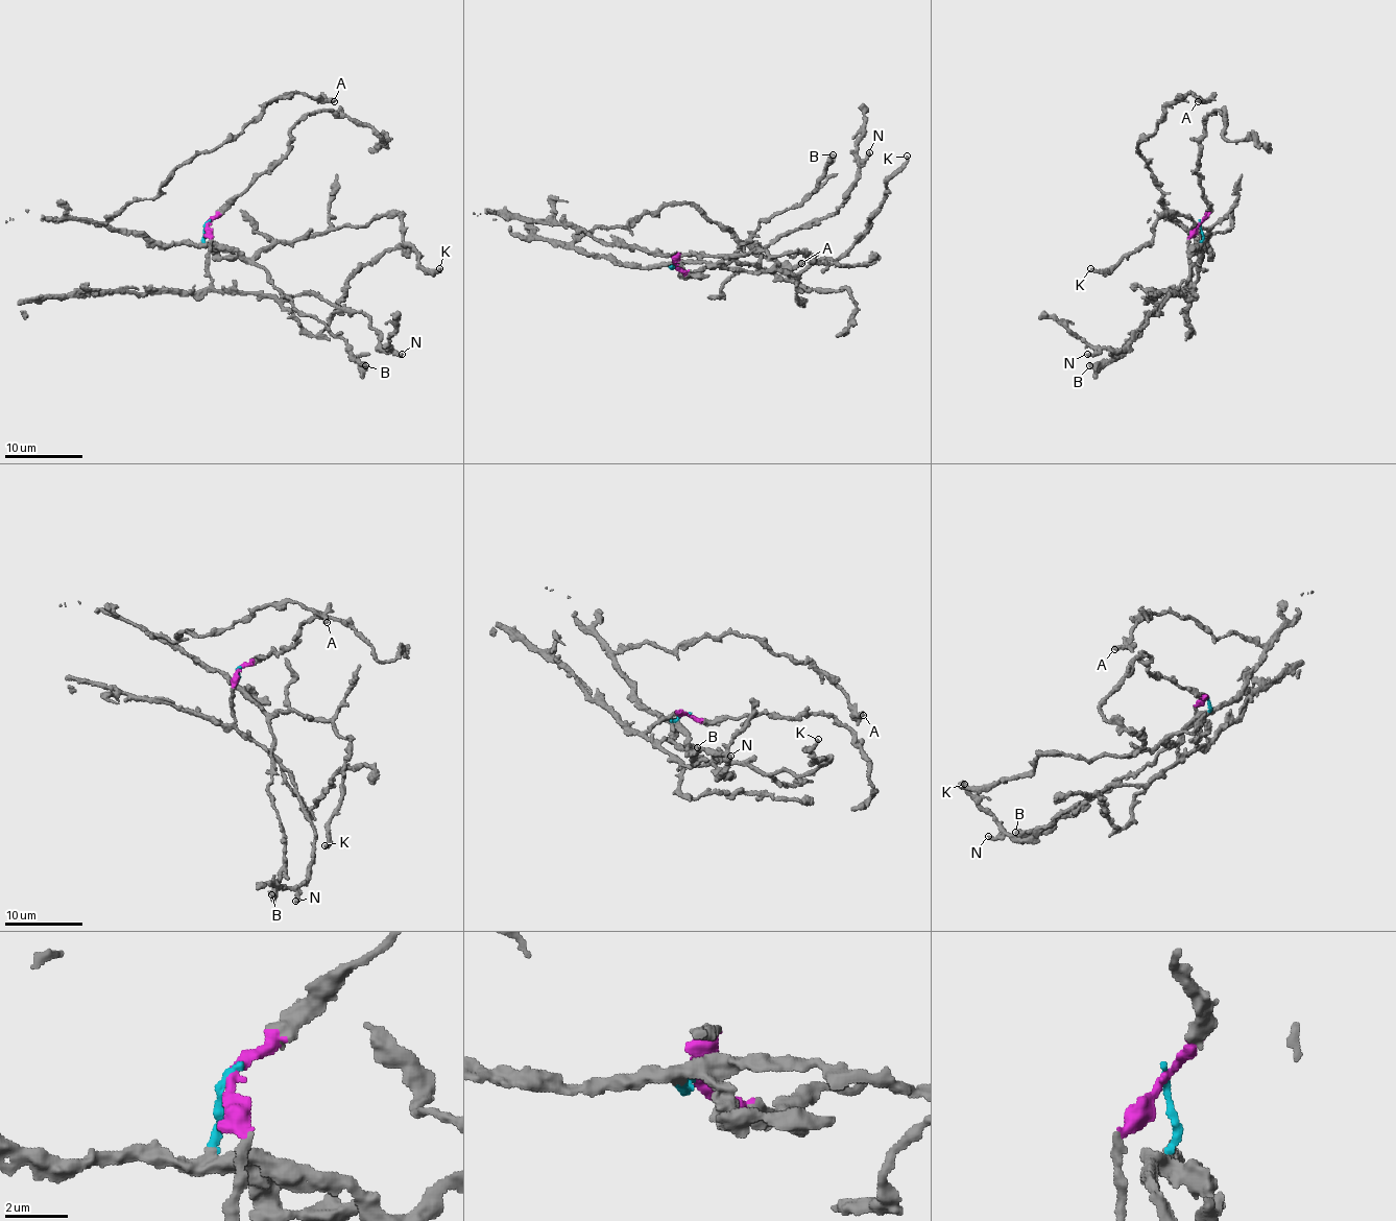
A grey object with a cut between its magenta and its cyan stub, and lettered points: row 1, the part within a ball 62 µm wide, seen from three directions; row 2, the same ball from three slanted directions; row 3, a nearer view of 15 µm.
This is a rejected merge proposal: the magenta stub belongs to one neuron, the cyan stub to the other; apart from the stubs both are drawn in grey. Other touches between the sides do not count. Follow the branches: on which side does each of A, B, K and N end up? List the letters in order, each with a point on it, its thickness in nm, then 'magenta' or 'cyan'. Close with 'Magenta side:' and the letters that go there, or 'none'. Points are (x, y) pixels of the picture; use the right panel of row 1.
A: place (1198, 101); calibre 360 nm; cyan
B: place (1089, 365); calibre 500 nm; cyan
K: place (1090, 268); calibre 280 nm; cyan
N: place (1087, 354); calibre 320 nm; magenta
Magenta side: N

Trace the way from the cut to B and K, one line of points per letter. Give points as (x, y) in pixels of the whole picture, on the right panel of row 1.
B: (1199, 224), (1201, 241), (1189, 277), (1154, 308), (1142, 329), (1110, 360), (1088, 366)
K: (1199, 224), (1199, 257), (1207, 230), (1189, 218), (1164, 214), (1153, 238), (1110, 268), (1090, 268)

